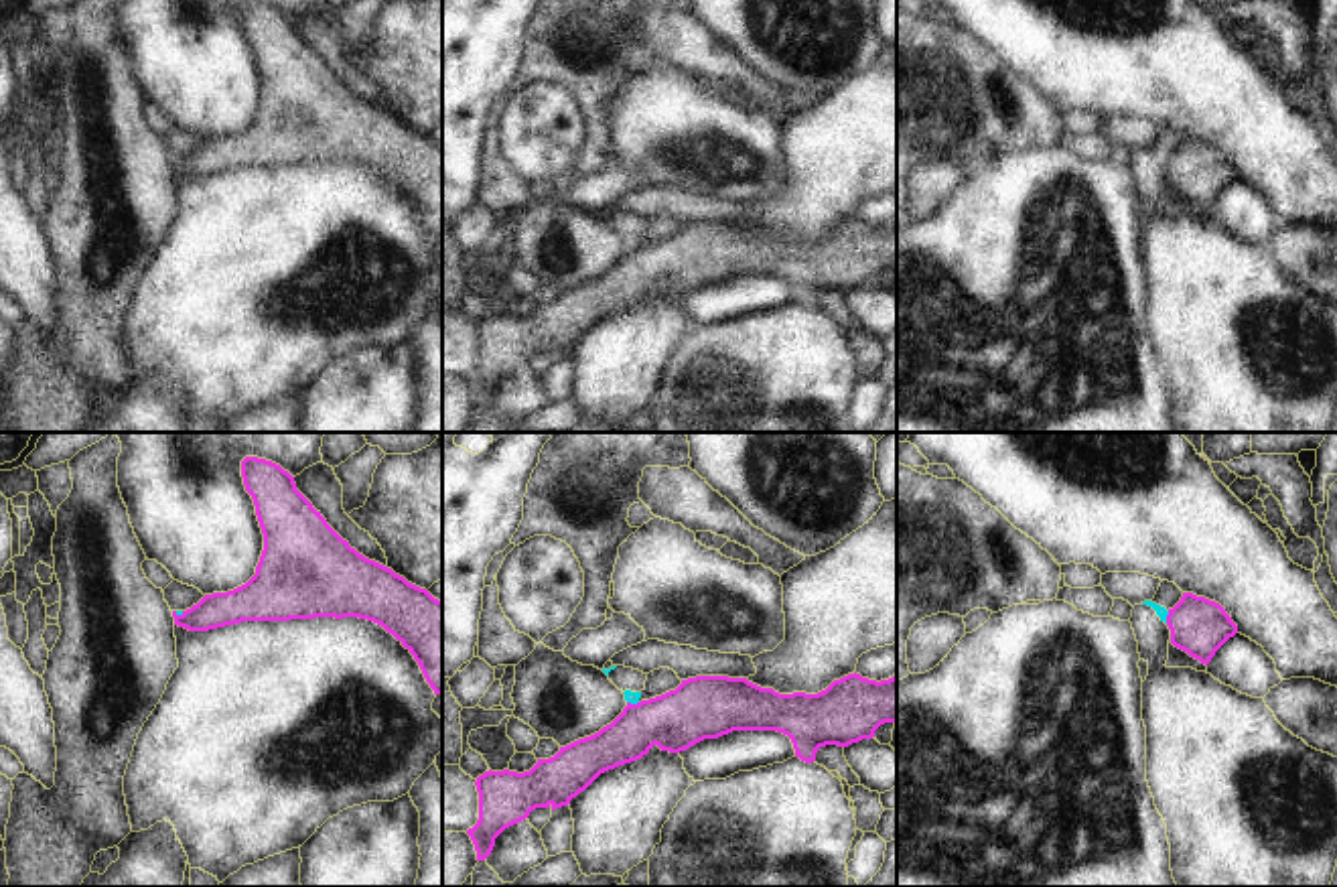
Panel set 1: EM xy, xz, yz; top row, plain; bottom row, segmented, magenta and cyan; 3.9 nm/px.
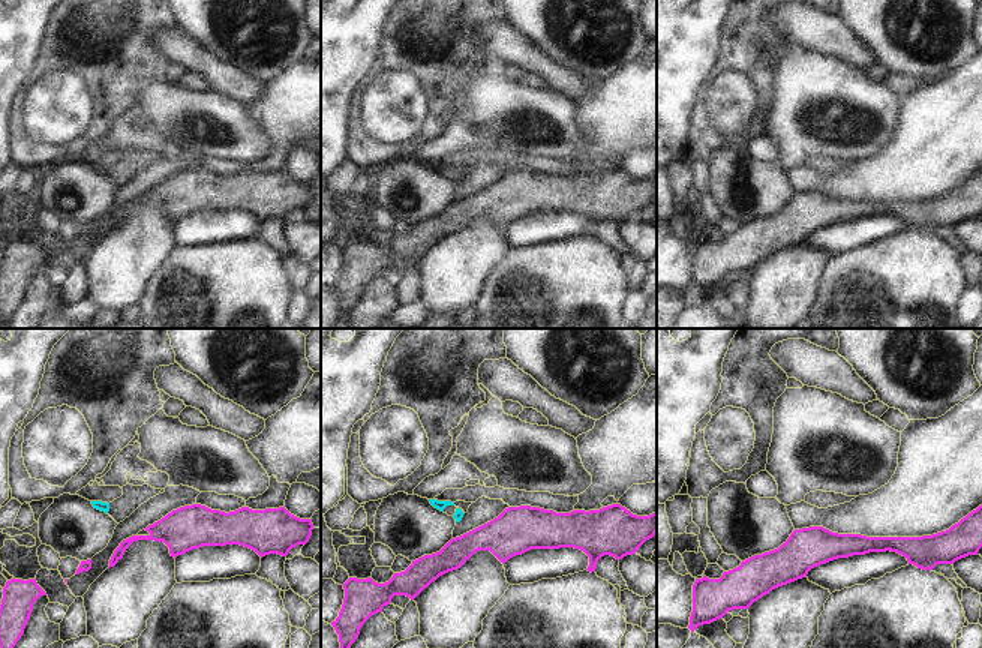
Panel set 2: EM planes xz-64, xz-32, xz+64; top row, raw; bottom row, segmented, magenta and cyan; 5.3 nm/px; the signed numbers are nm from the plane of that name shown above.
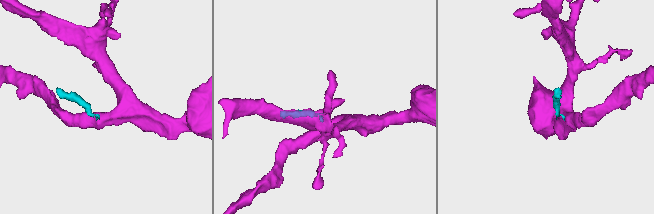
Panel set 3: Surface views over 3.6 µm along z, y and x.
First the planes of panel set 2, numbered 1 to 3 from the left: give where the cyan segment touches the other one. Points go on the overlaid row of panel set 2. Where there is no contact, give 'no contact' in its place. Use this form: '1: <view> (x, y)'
1: no contact
2: no contact
3: no contact

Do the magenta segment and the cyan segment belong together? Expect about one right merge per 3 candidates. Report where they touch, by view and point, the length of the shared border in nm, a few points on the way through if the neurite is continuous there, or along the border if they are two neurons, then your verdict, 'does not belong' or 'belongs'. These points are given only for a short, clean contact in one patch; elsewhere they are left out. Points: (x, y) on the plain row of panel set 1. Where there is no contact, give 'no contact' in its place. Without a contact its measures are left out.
meets magenta in xy at (179, 161); contact 40 nm long; border along xy (175, 157), (183, 159); does not belong

